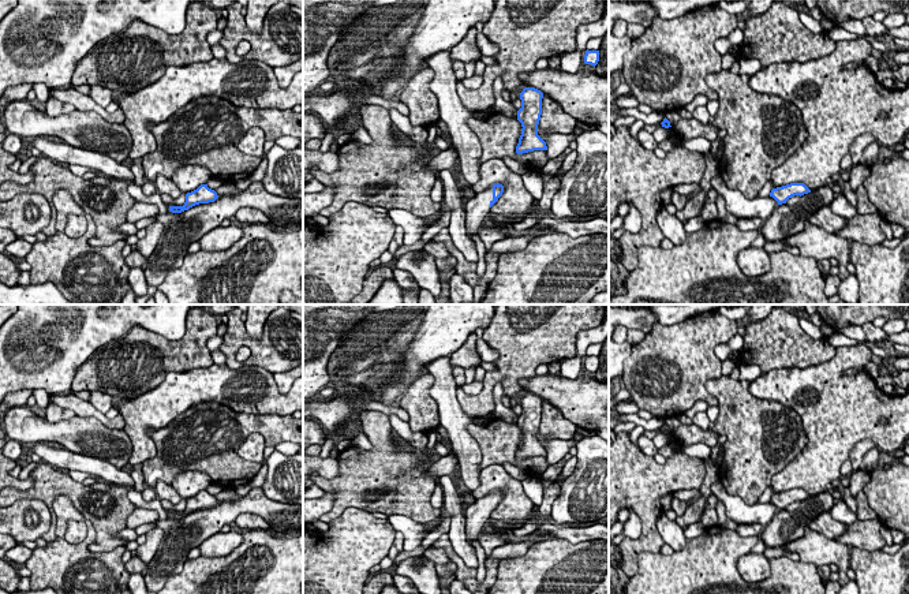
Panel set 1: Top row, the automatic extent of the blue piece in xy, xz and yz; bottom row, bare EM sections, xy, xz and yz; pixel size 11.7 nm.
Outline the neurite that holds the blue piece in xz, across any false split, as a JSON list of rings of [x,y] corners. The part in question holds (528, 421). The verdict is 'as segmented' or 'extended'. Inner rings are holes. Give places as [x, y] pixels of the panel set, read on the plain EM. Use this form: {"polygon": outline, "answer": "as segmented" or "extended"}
{"polygon": [[[524,393],[520,399],[521,414],[517,416],[517,426],[521,429],[523,434],[516,452],[517,460],[547,456],[546,448],[538,441],[542,404],[543,399],[535,393]]], "answer": "as segmented"}

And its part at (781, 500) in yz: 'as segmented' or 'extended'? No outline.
as segmented

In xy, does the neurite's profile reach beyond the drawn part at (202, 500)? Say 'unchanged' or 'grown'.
unchanged

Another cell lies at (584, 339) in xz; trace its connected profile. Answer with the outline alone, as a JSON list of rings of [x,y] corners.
[[[603,320],[603,322],[594,329],[583,330],[577,333],[576,337],[576,356],[583,358],[587,355],[587,348],[591,344],[602,343],[609,337],[609,320]]]

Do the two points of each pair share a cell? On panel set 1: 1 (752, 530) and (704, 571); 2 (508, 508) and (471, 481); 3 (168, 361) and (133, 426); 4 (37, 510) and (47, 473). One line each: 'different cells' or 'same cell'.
1: different cells
2: different cells
3: different cells
4: different cells

